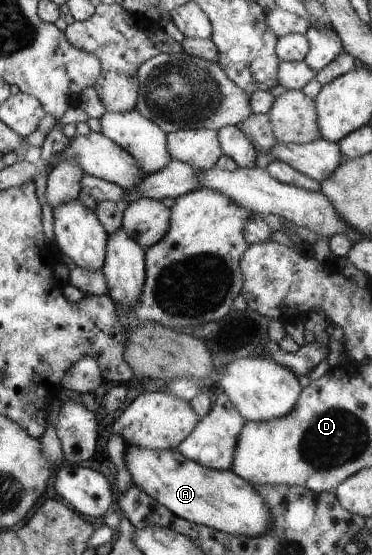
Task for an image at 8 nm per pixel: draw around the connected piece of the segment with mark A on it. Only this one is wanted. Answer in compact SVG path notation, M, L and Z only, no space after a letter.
M127 446L124 463L134 486L147 493L161 506L181 520L189 521L230 535L259 536L270 528L272 514L257 496L249 482L234 475L231 470L211 470L186 459L178 450L153 450L142 446Z

